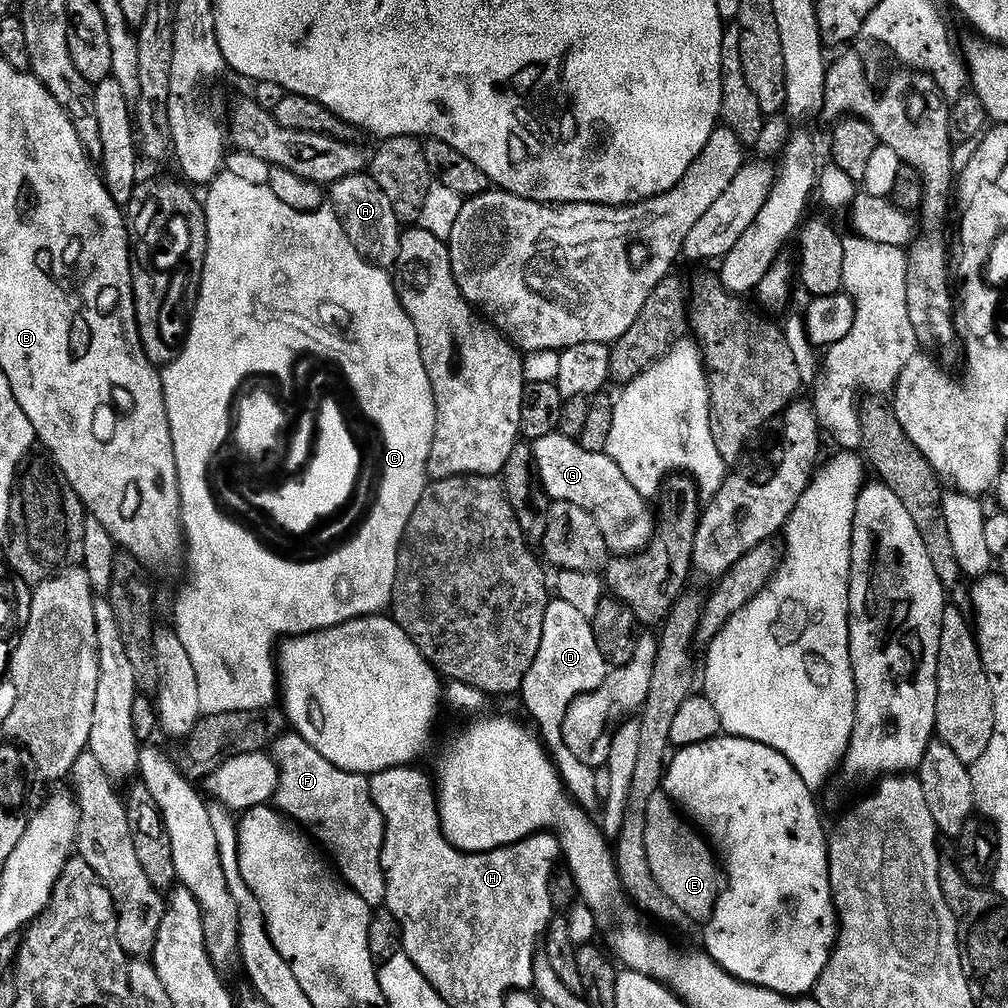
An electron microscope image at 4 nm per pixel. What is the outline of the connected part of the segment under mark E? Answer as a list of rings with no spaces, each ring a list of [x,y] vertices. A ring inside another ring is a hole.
[[[663,790],[650,798],[645,820],[646,858],[658,886],[662,886],[662,894],[666,894],[666,898],[670,898],[670,902],[674,902],[674,906],[678,906],[678,910],[682,910],[682,914],[686,914],[692,922],[706,922],[714,914],[722,891],[722,868],[717,853],[710,847],[709,841],[681,815]]]

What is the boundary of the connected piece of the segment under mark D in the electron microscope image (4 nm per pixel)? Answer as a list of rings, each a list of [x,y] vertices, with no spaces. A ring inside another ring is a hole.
[[[559,598],[549,599],[546,618],[542,622],[542,642],[538,646],[538,658],[534,658],[534,666],[530,666],[526,674],[522,697],[524,696],[529,714],[540,727],[539,739],[546,745],[554,761],[555,771],[563,787],[569,797],[585,810],[592,810],[595,804],[597,807],[601,799],[595,781],[598,772],[597,769],[586,766],[586,762],[582,762],[570,751],[570,746],[566,746],[566,738],[562,738],[562,722],[566,710],[576,701],[576,697],[581,692],[598,690],[609,671],[608,660],[602,658],[602,650],[598,650],[591,619],[574,610],[570,602]]]

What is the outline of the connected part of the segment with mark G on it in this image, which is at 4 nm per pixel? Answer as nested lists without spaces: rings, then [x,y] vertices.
[[[559,431],[535,441],[534,451],[540,487],[553,501],[565,500],[590,513],[606,538],[609,553],[630,556],[647,546],[654,531],[653,509],[648,509],[649,501],[626,482],[626,474],[607,454],[586,450]]]

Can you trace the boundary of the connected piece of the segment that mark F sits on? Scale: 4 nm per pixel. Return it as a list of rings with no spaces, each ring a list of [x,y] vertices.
[[[294,730],[276,737],[270,755],[280,771],[274,797],[275,807],[307,829],[311,839],[327,853],[336,871],[356,891],[358,898],[362,898],[362,902],[366,902],[373,910],[379,909],[386,898],[386,878],[380,861],[384,845],[384,819],[372,797],[369,777],[334,766],[334,762],[322,758],[322,754],[318,754],[318,750],[314,750],[314,746],[310,746],[310,742],[303,740]]]

